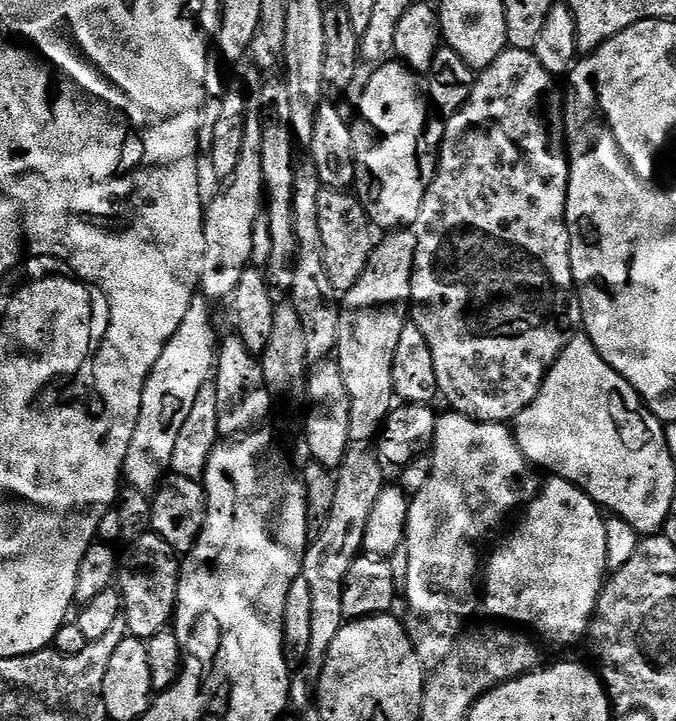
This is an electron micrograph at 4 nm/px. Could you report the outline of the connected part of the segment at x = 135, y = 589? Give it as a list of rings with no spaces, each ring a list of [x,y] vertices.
[[[153,531],[133,541],[130,550],[132,553],[129,554],[128,560],[126,556],[126,567],[118,576],[118,591],[123,597],[122,616],[125,621],[134,619],[136,603],[140,600],[140,629],[135,629],[134,635],[138,640],[147,641],[149,637],[165,631],[173,623],[182,564],[170,542],[166,542]]]

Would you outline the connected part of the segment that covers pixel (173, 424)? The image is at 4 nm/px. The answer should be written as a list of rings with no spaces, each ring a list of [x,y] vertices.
[[[204,298],[193,300],[182,326],[162,350],[148,384],[144,387],[138,426],[124,463],[127,483],[140,492],[155,493],[164,483],[172,468],[182,426],[194,409],[198,392],[213,379],[218,355],[218,336],[216,340],[216,328],[212,325],[212,312],[207,303],[209,301]]]

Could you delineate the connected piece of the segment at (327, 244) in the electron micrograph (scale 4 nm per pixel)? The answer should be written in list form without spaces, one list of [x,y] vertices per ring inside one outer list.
[[[348,190],[321,191],[318,206],[324,257],[328,263],[330,282],[338,294],[347,294],[358,282],[358,278],[362,278],[374,247],[374,225],[368,219],[367,207],[361,201],[359,204],[352,194]]]

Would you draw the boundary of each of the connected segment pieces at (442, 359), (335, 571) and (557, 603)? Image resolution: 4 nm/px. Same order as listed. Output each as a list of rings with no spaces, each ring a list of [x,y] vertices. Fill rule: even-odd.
[[[505,48],[489,68],[483,69],[476,77],[476,85],[466,106],[447,117],[444,141],[440,144],[440,165],[436,168],[436,177],[431,177],[424,209],[419,218],[416,269],[412,271],[412,300],[424,315],[418,320],[418,324],[424,329],[424,336],[434,354],[443,399],[448,399],[452,403],[449,405],[465,416],[475,416],[478,420],[489,420],[495,424],[515,421],[531,406],[538,398],[540,387],[544,385],[544,378],[551,370],[552,363],[560,357],[569,340],[577,335],[579,328],[576,327],[579,324],[581,327],[586,320],[570,258],[568,150],[564,135],[562,96],[561,93],[560,96],[556,93],[556,84],[557,81],[544,69],[542,62],[538,62],[536,55],[524,52],[521,48]]]
[[[349,451],[336,476],[336,493],[331,514],[323,521],[324,529],[320,537],[313,539],[304,555],[303,576],[310,582],[312,598],[312,622],[310,626],[310,646],[308,656],[323,661],[330,650],[330,642],[334,642],[334,634],[346,622],[342,610],[342,590],[344,579],[356,557],[361,555],[364,546],[364,535],[370,522],[370,510],[374,510],[374,502],[378,502],[378,494],[386,486],[384,480],[385,465],[375,460],[368,452]]]
[[[557,476],[548,479],[541,485],[535,499],[527,505],[520,526],[491,556],[486,570],[486,598],[484,600],[483,597],[482,604],[488,607],[490,615],[509,620],[512,623],[509,625],[525,624],[533,628],[528,630],[541,641],[549,640],[552,644],[568,648],[589,635],[592,617],[596,615],[596,604],[607,581],[610,570],[607,519],[599,504],[589,498],[579,485]]]

